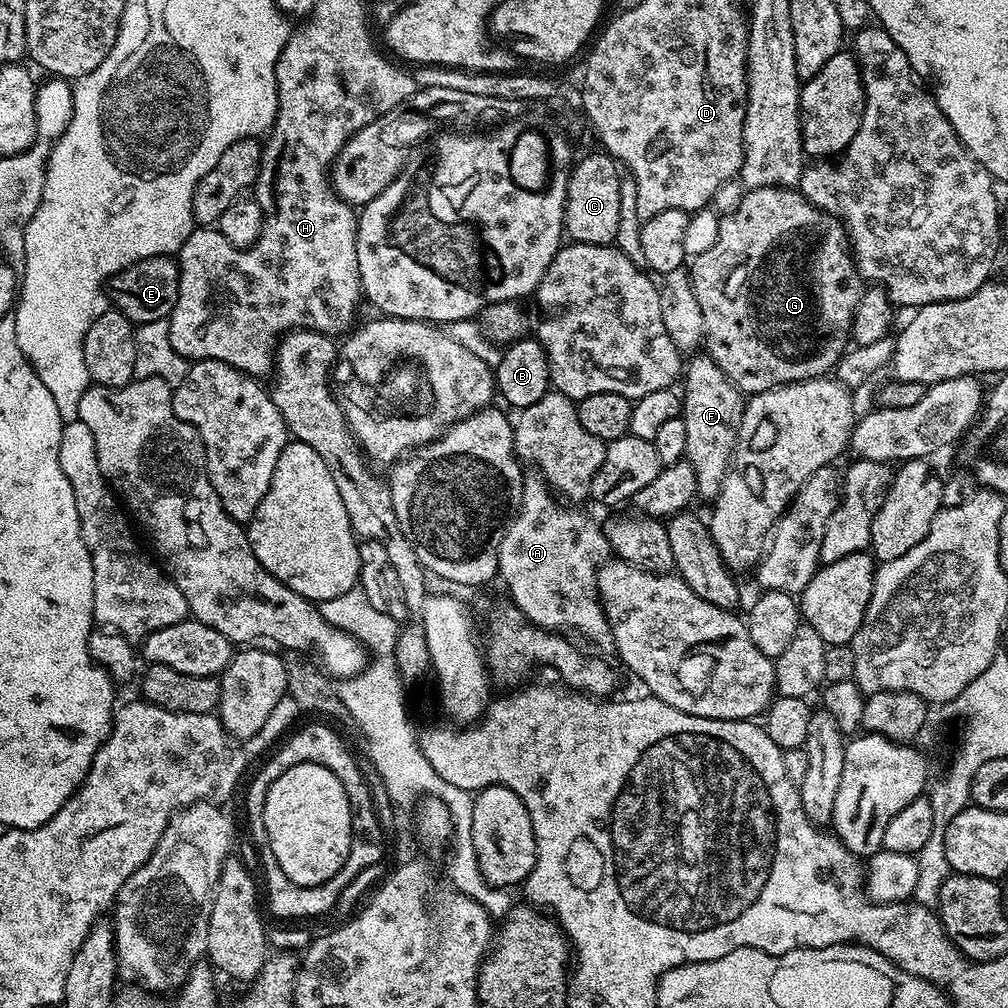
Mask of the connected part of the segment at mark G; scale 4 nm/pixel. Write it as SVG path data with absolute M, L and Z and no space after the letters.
M753 188L743 194L745 196L737 202L736 209L721 222L720 229L716 232L716 241L690 264L690 275L698 306L702 306L707 355L711 356L713 362L724 371L726 378L730 378L730 382L734 382L741 392L755 394L796 384L800 380L815 380L831 373L849 347L852 319L858 302L866 291L866 284L856 268L848 233L835 216L829 216L822 209L814 207L799 190L792 188Z

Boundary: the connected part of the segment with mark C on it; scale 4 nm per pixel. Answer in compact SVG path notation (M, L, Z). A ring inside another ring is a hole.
M603 155L579 157L568 173L564 231L578 244L612 244L620 228L620 172L617 161Z

